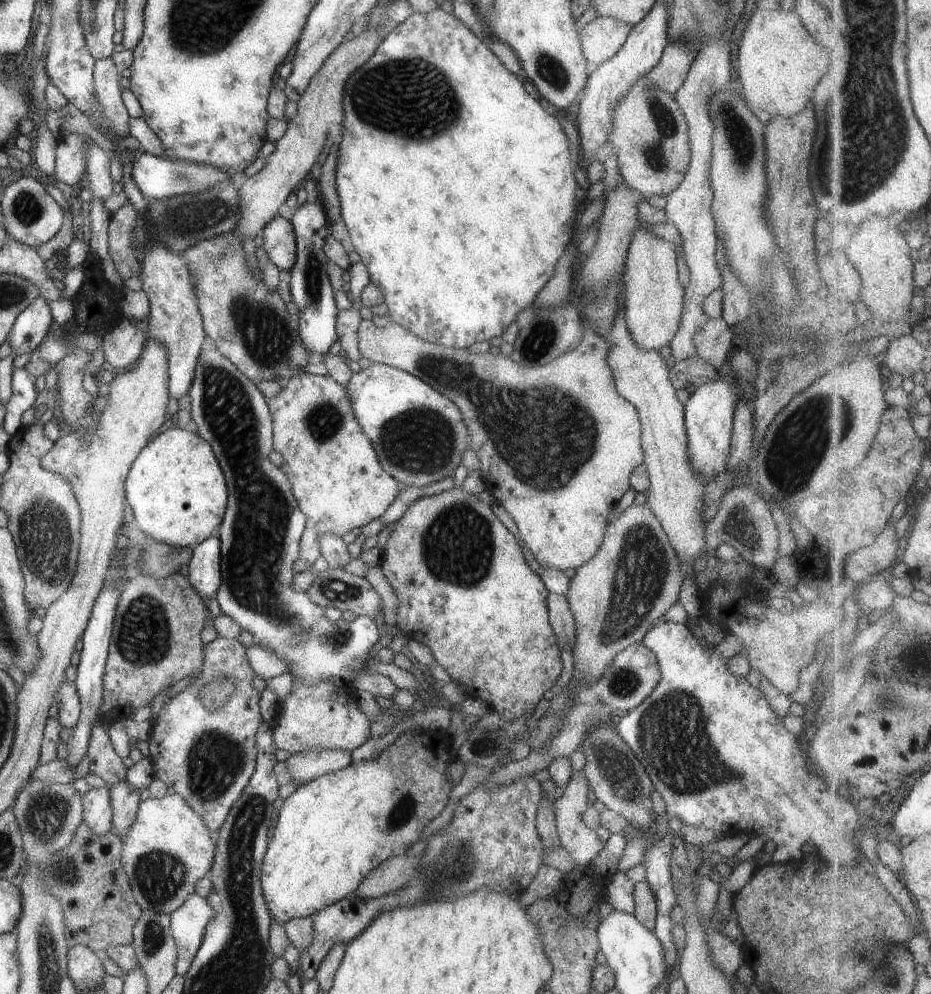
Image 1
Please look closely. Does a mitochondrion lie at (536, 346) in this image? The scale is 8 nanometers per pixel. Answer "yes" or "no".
yes

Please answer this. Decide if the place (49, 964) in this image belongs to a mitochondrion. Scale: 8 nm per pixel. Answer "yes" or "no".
yes

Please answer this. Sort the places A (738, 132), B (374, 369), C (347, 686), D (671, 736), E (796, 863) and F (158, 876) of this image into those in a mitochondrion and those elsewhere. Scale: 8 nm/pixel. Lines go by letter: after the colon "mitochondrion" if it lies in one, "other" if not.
A: mitochondrion
B: other
C: other
D: mitochondrion
E: other
F: mitochondrion

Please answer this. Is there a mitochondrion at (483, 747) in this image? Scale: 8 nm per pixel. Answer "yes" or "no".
yes

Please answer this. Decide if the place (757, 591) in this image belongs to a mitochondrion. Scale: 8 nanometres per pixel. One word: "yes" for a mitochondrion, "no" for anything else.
no

